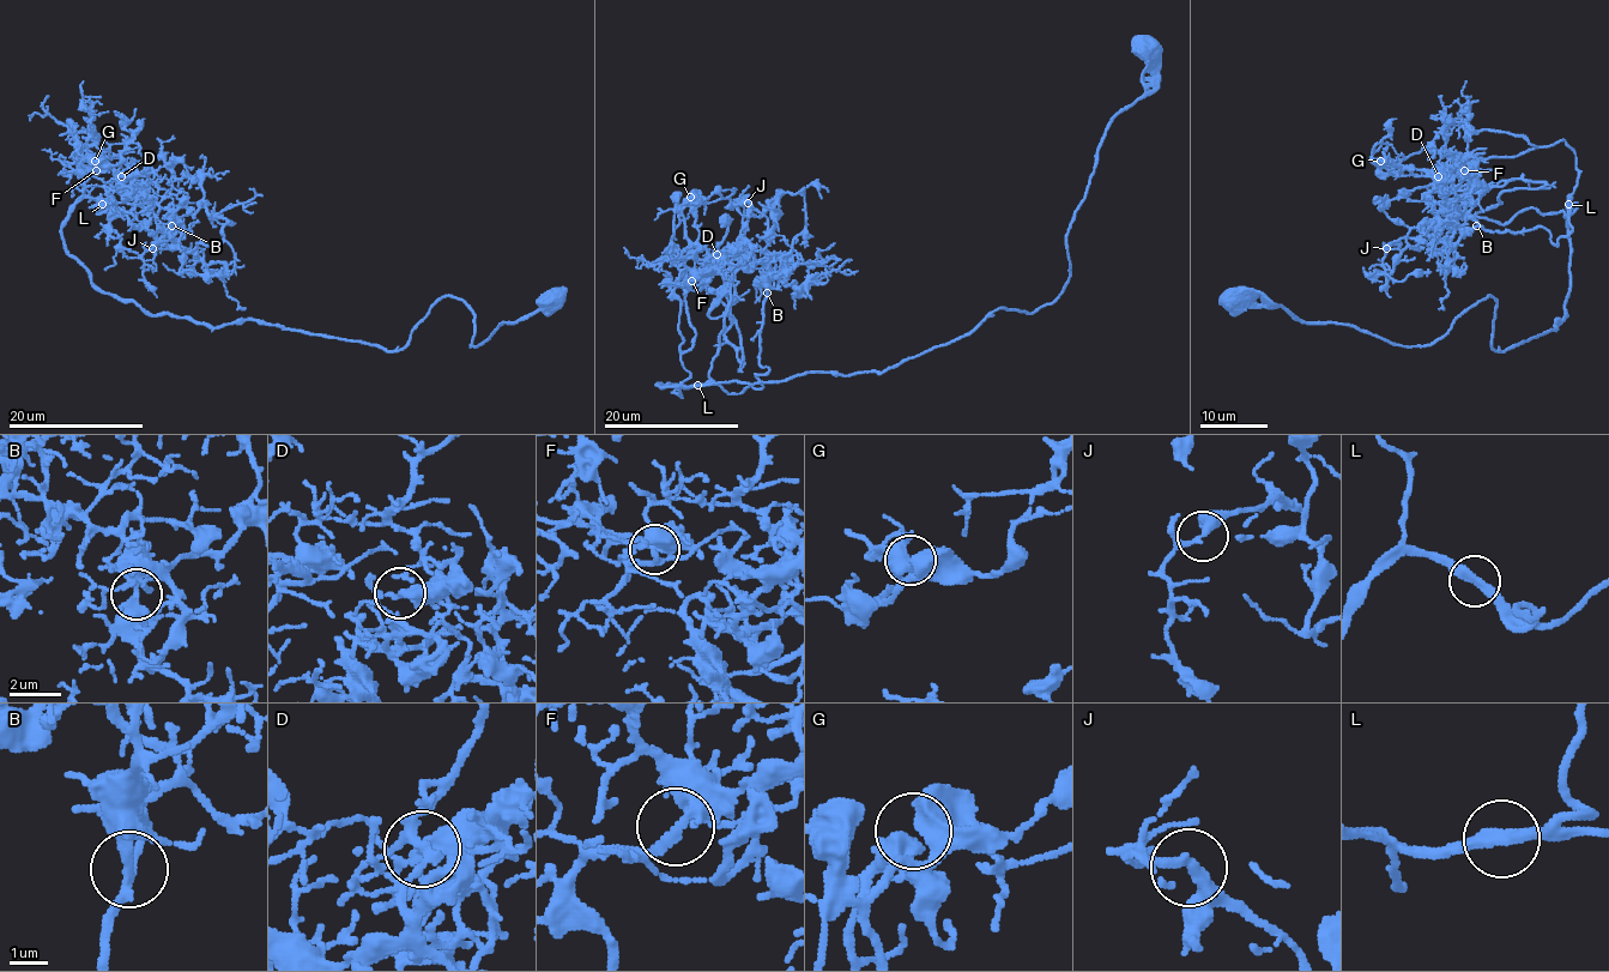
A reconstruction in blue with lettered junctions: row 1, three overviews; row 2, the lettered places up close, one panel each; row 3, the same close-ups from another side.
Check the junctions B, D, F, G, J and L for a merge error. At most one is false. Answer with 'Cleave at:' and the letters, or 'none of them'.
Cleave at: none of them

